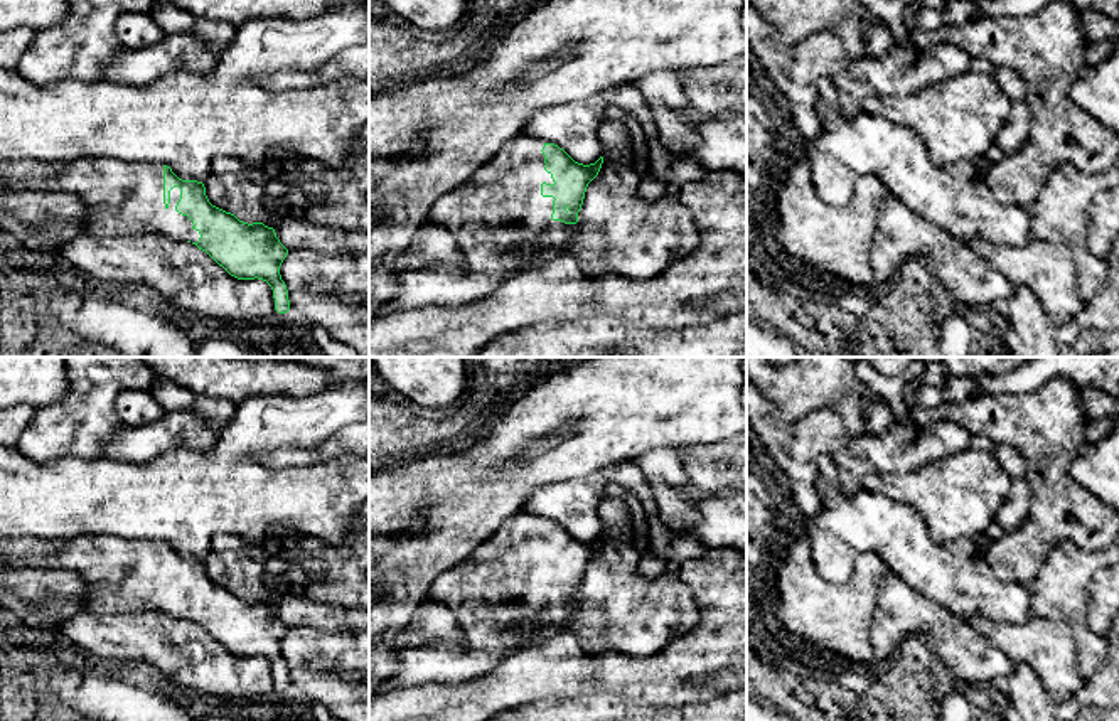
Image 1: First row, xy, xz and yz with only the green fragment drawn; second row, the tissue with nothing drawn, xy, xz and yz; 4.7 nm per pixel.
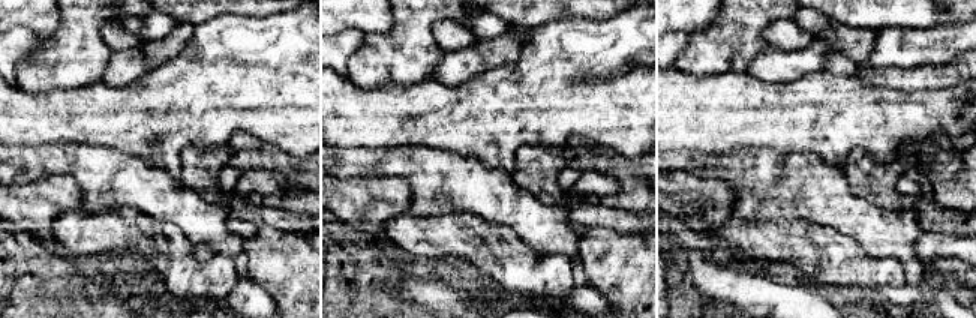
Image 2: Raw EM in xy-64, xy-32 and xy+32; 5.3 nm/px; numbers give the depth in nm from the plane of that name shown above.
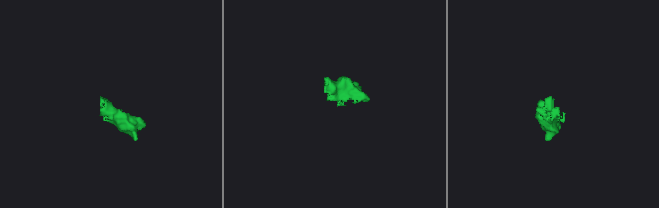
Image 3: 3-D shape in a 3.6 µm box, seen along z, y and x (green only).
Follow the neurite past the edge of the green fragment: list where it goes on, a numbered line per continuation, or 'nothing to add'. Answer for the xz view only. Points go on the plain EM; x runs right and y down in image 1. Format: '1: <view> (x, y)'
1: xz (499, 585)

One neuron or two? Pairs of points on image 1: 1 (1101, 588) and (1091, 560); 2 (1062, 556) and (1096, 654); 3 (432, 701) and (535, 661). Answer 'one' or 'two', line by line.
1: two
2: one
3: one

